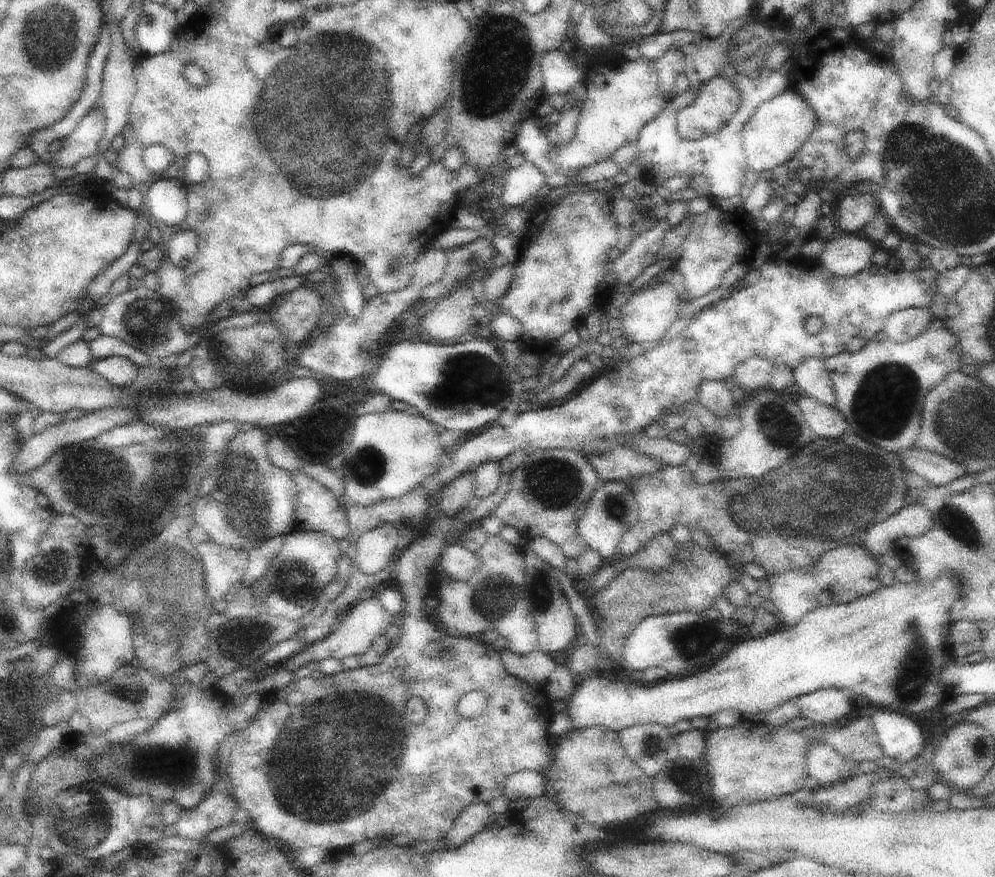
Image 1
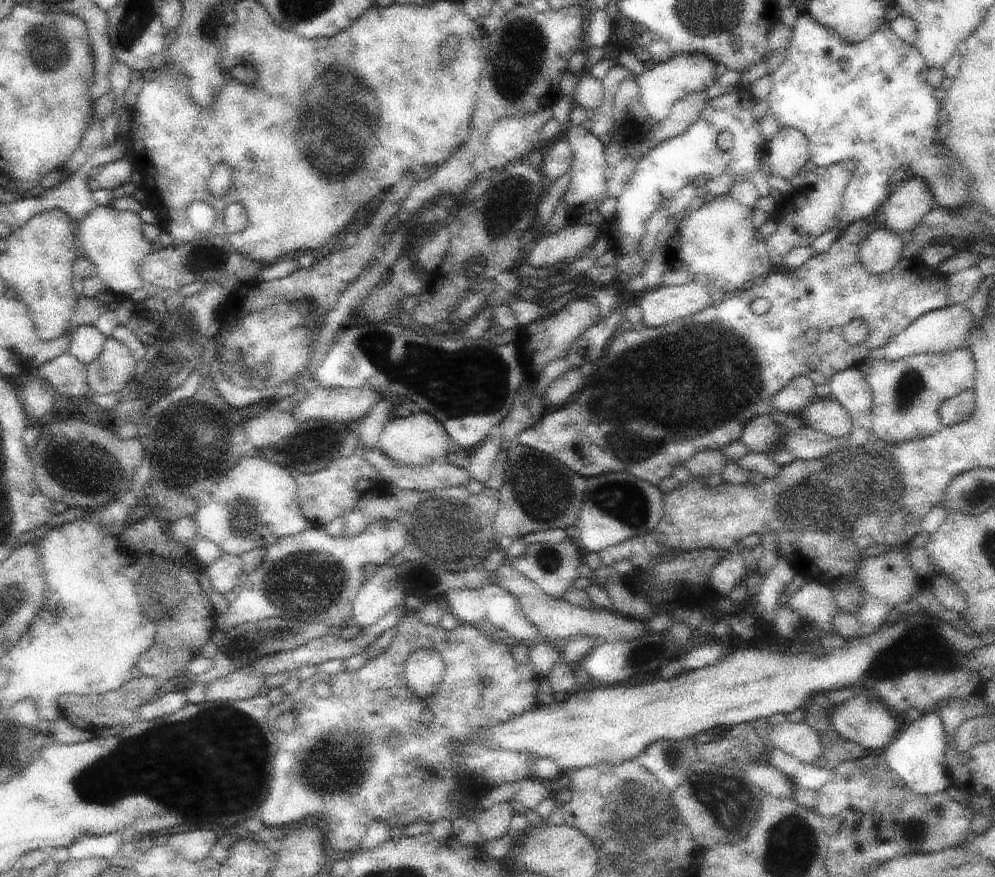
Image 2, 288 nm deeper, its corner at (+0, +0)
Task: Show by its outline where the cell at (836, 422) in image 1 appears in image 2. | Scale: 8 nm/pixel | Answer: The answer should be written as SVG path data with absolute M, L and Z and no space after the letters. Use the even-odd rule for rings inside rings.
M817 398L803 410L801 418L807 426L831 438L849 438L853 434L849 414L835 398Z

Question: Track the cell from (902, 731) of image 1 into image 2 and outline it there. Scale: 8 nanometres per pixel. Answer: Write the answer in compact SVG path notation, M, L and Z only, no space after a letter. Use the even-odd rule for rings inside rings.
M933 710L927 714L923 712L923 716L919 716L917 720L905 724L903 730L899 730L897 738L881 754L885 756L887 766L895 770L895 774L899 774L899 778L905 782L905 786L909 786L909 790L919 796L933 796L953 786L953 778L945 760L945 750L945 726L939 714Z

